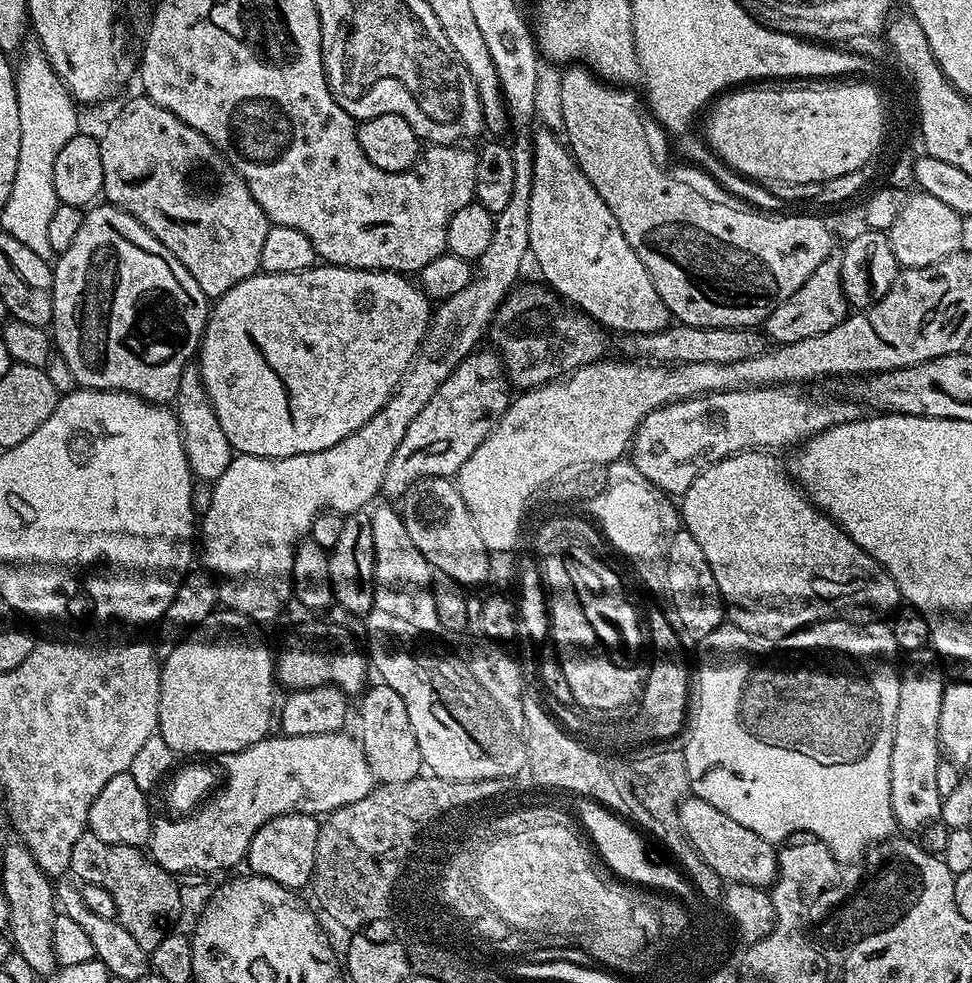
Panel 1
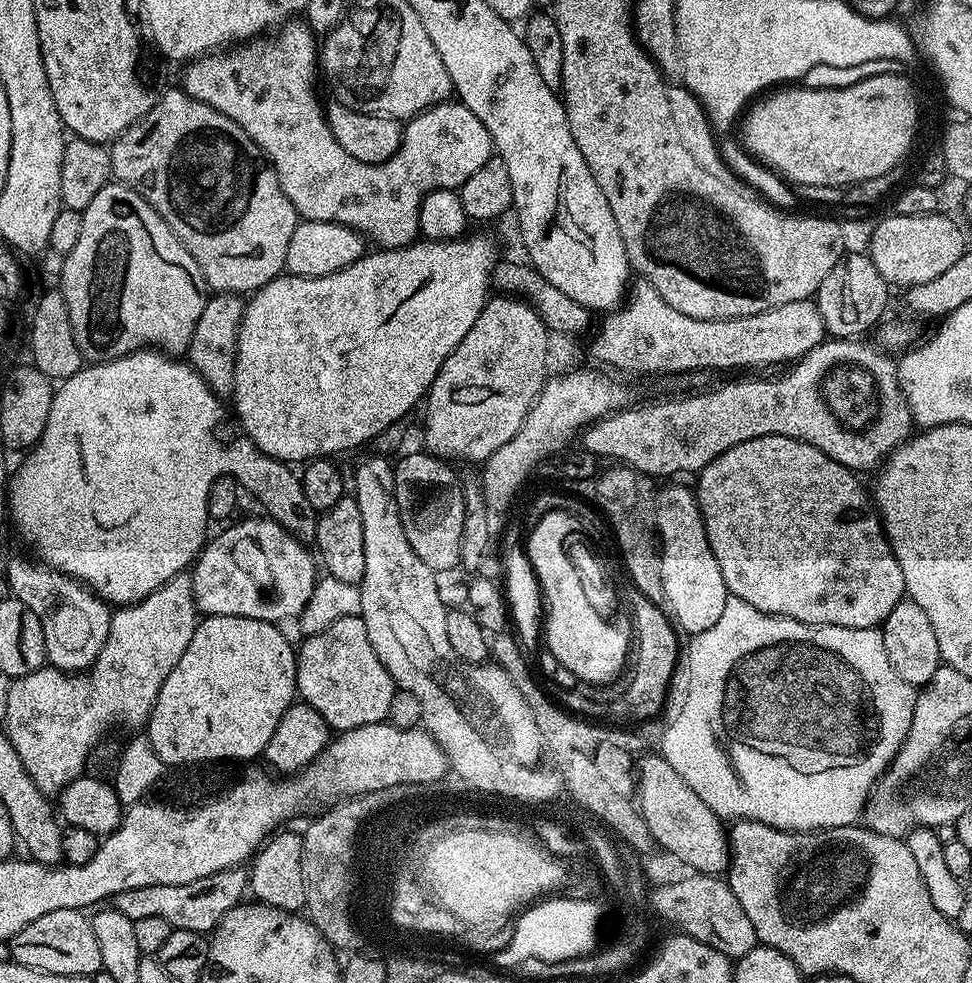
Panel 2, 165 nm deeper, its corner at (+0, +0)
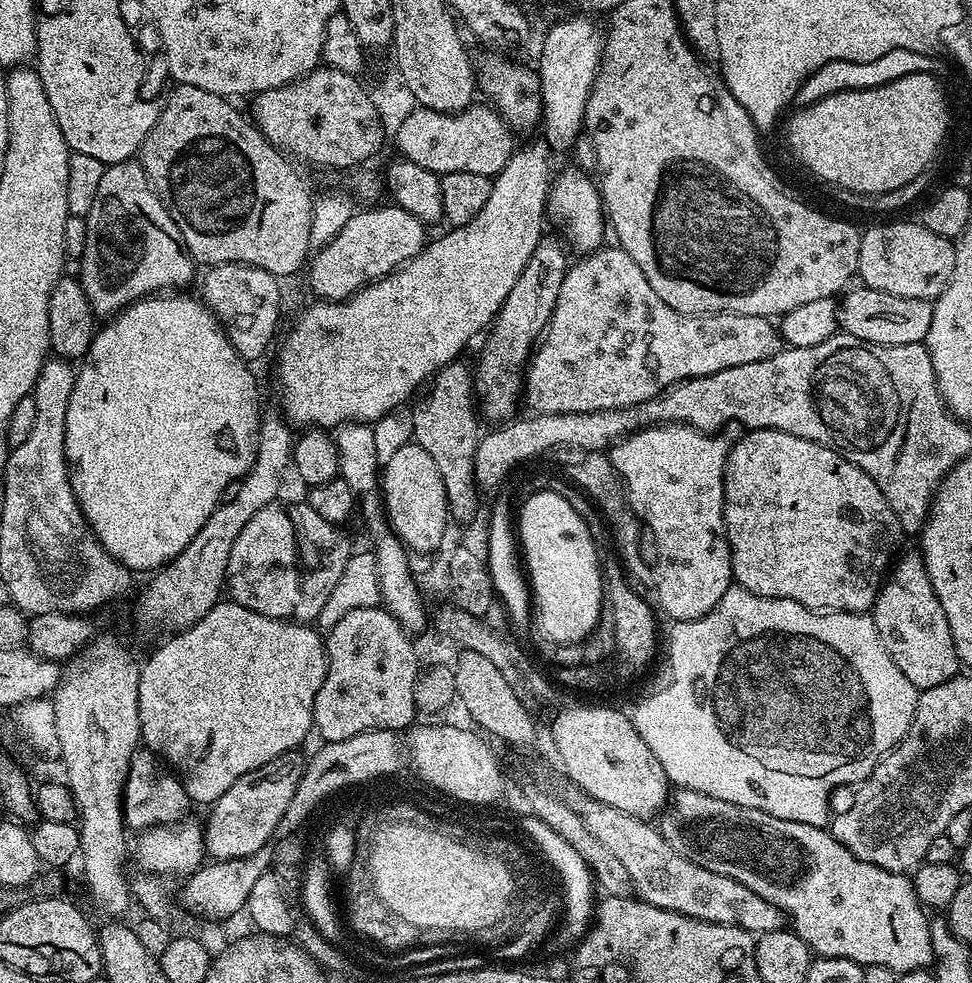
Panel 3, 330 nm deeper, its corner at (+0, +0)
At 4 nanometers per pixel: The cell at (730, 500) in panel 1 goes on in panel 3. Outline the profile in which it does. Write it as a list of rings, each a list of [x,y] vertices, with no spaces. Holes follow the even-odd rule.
[[[754,428],[743,434],[745,436],[740,441],[737,439],[728,451],[728,461],[724,471],[724,525],[732,555],[733,581],[739,587],[750,590],[750,594],[758,594],[762,598],[786,598],[818,612],[867,613],[876,602],[880,585],[884,583],[886,573],[889,571],[890,561],[901,551],[900,539],[905,539],[906,536],[904,527],[900,525],[894,510],[890,510],[890,502],[886,502],[882,490],[874,486],[870,474],[854,466],[854,462],[842,458],[842,454],[818,442],[810,442],[806,438],[794,438],[794,434],[769,428]]]

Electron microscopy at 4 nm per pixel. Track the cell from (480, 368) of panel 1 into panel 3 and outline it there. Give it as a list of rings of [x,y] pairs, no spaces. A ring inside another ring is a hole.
[[[551,234],[541,236],[522,274],[518,274],[518,282],[514,282],[514,290],[504,296],[500,312],[487,329],[488,341],[480,352],[480,365],[474,368],[474,396],[484,420],[504,422],[515,413],[512,411],[516,408],[516,400],[518,404],[521,399],[522,385],[534,345],[547,329],[570,267],[567,255],[569,253],[563,239],[555,240]]]

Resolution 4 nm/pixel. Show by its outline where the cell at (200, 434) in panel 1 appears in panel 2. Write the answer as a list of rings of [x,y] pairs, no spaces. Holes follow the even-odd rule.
[[[234,292],[209,295],[204,302],[202,318],[198,318],[198,326],[194,326],[194,334],[186,353],[187,363],[206,381],[212,393],[221,398],[232,395],[240,319],[244,317],[245,303],[245,297]]]

